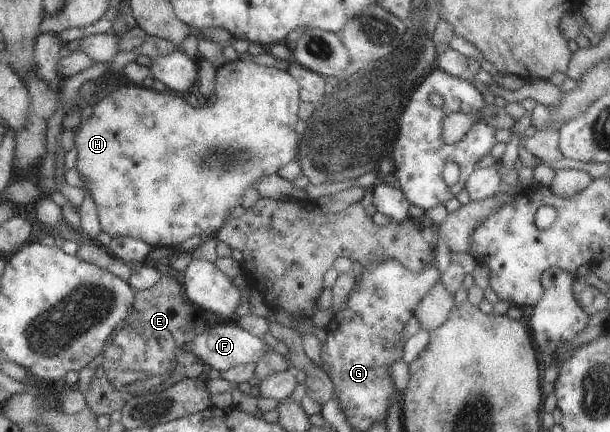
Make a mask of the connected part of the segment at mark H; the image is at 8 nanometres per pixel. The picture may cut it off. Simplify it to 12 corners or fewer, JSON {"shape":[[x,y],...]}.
{"shape":[[249,60],[213,98],[121,87],[75,168],[102,231],[216,235],[298,156],[299,84]]}

